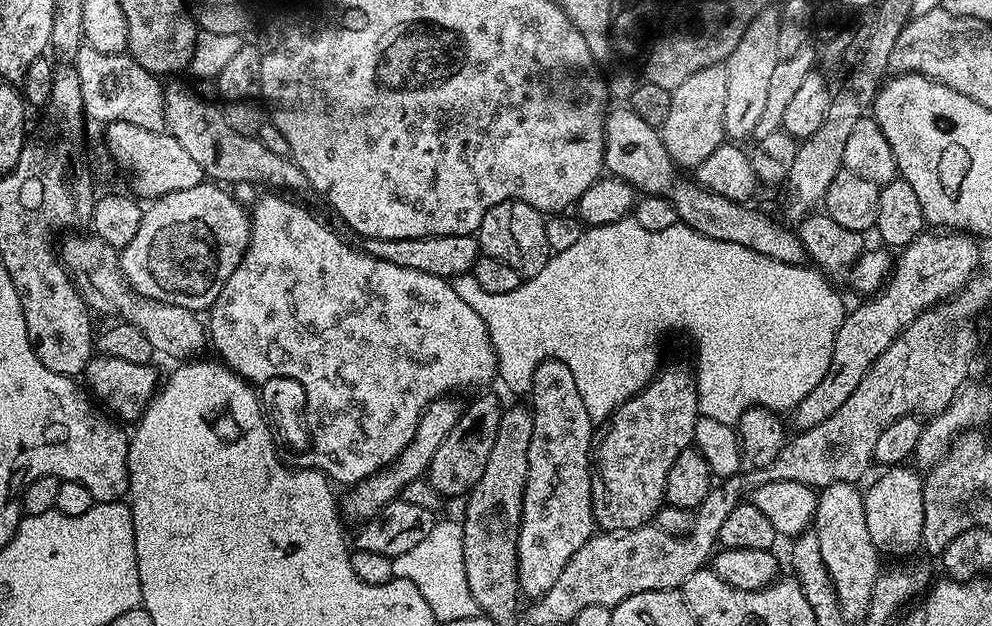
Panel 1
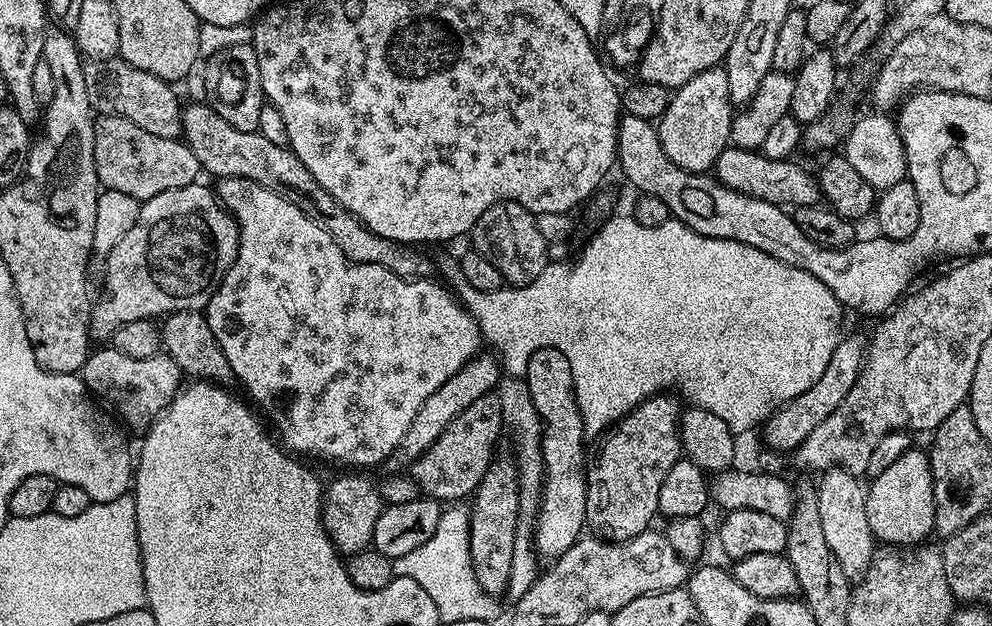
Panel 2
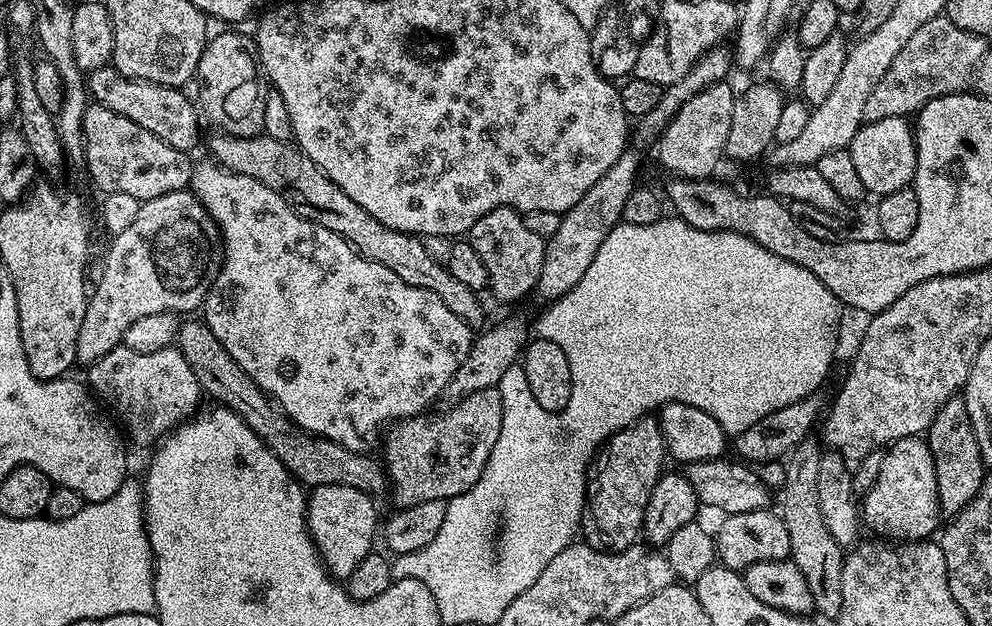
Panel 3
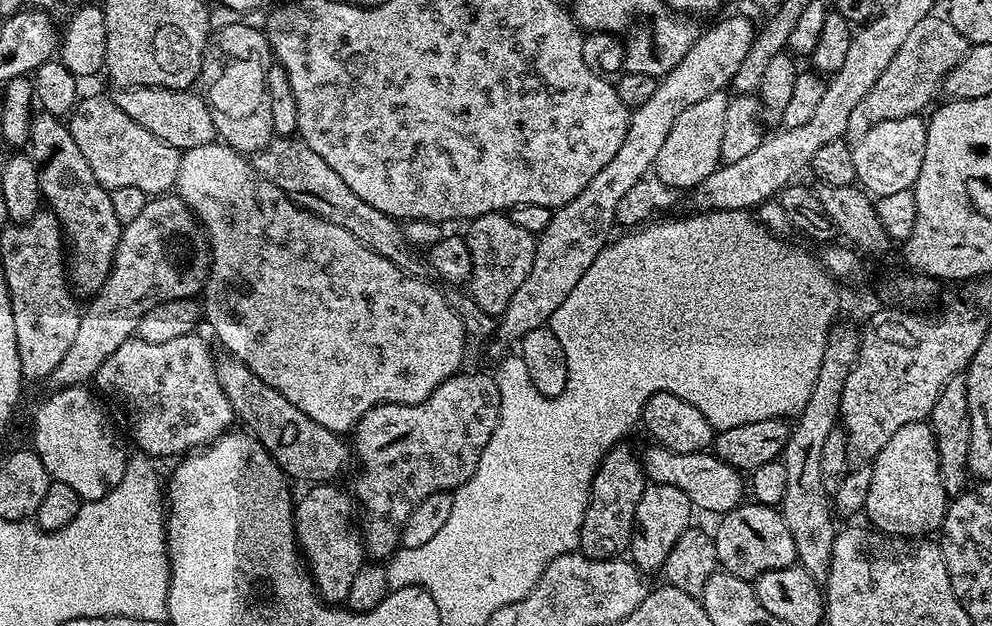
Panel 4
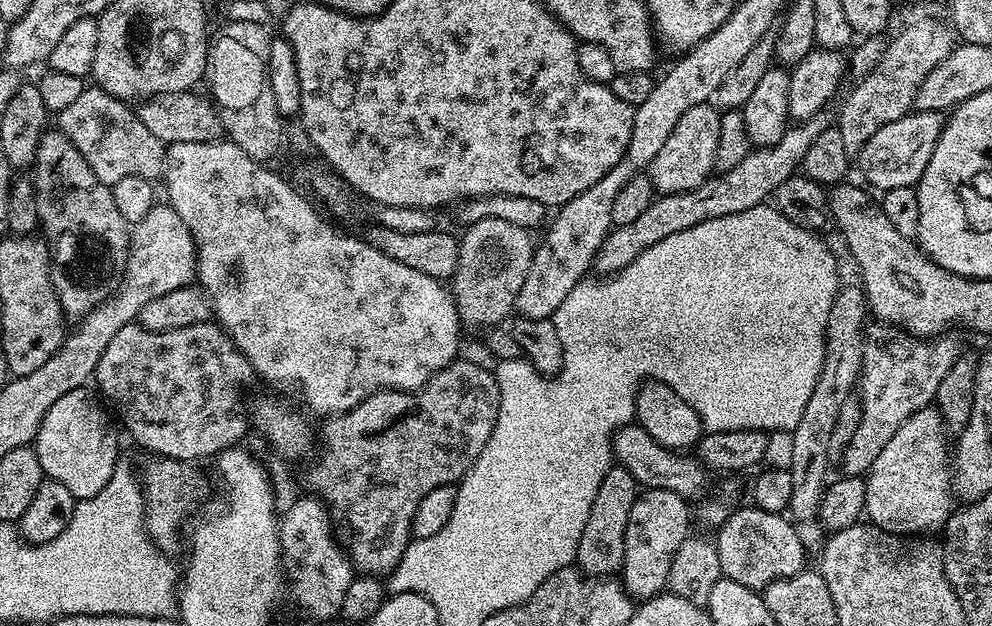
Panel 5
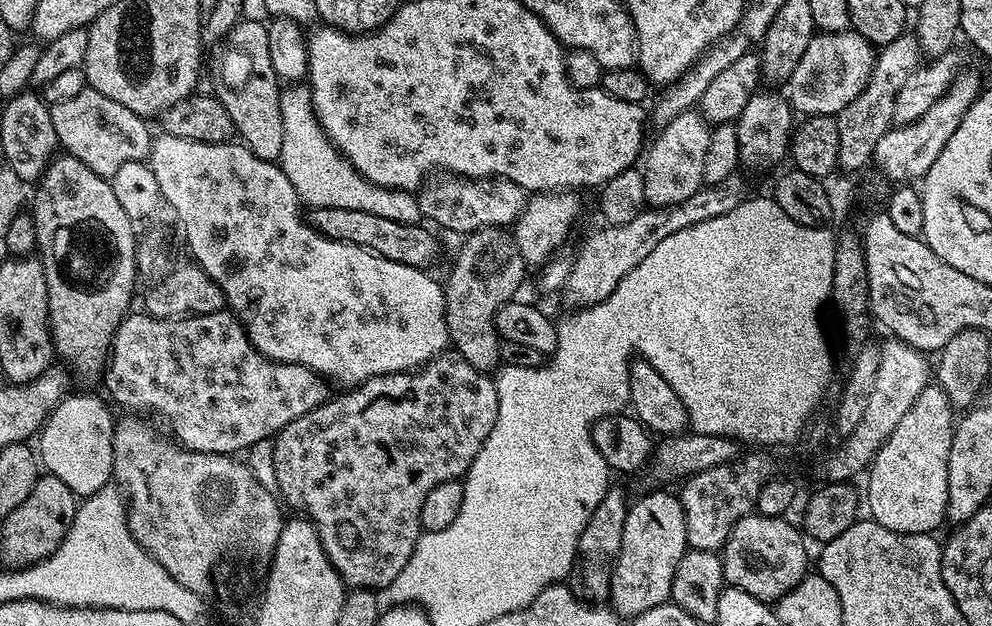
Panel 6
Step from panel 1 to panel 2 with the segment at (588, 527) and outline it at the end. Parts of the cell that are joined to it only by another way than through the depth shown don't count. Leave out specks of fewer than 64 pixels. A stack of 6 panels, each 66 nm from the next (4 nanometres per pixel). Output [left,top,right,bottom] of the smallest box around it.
[526,348,586,562]

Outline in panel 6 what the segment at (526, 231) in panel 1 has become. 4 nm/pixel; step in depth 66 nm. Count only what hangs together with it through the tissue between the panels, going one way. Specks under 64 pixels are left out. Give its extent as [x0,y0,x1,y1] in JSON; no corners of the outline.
[443,227,526,373]

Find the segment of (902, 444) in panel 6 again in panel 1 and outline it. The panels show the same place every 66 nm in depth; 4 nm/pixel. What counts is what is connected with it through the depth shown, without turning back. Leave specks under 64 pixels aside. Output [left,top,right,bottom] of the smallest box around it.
[864,466,924,558]

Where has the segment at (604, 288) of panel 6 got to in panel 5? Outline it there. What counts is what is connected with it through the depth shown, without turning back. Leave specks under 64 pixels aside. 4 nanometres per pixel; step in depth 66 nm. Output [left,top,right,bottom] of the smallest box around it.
[595,111,830,274]

